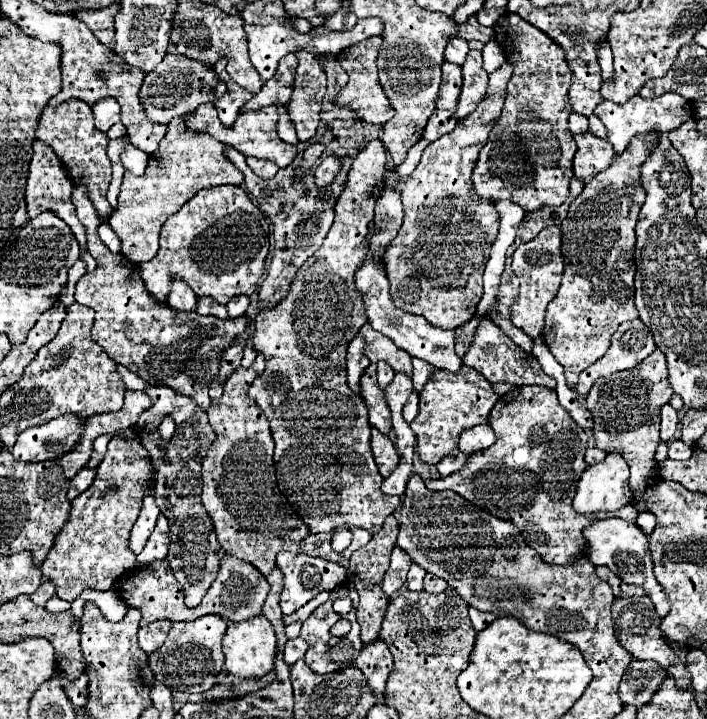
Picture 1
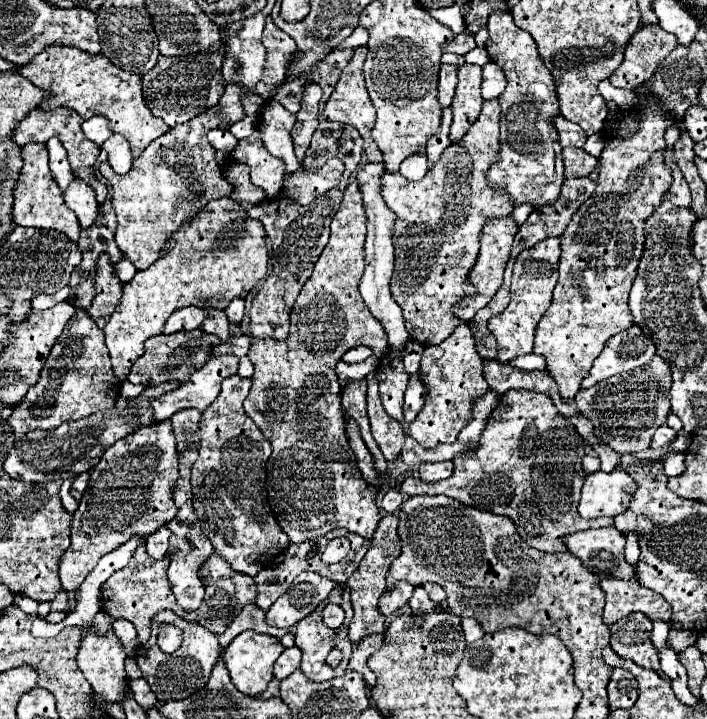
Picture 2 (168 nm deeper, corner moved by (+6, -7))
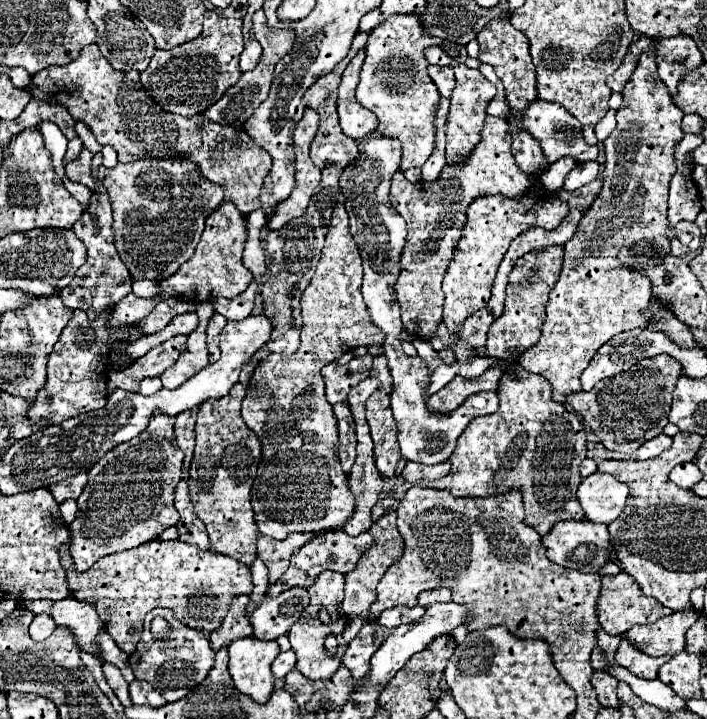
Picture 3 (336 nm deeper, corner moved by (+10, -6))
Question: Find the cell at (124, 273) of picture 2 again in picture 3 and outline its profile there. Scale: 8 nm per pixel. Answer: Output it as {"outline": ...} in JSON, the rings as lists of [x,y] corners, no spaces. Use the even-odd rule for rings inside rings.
{"outline":[[[132,280],[132,292],[142,298],[152,298],[160,294],[160,288],[152,280]]]}

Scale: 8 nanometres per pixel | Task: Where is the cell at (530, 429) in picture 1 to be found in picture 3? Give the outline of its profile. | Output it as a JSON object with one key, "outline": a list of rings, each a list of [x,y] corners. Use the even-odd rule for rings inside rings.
{"outline":[[[516,366],[500,378],[498,398],[500,406],[494,414],[474,418],[460,434],[456,450],[450,456],[452,472],[442,480],[432,482],[432,488],[448,490],[458,498],[486,498],[518,490],[522,492],[526,510],[524,522],[532,526],[540,536],[546,536],[560,520],[582,520],[584,512],[576,500],[576,488],[582,482],[578,468],[580,462],[586,458],[584,422],[572,410],[552,400],[552,386],[546,378],[526,372],[522,366]]]}

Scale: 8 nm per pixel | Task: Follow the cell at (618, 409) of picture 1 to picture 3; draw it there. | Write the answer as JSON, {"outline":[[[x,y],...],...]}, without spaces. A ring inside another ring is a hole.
{"outline":[[[660,354],[656,358],[640,360],[636,368],[630,368],[620,376],[600,380],[600,384],[596,384],[590,392],[580,390],[570,394],[566,402],[594,430],[598,442],[602,442],[604,448],[632,454],[646,440],[662,434],[664,426],[668,424],[672,392],[680,374],[680,362],[668,354]]]}

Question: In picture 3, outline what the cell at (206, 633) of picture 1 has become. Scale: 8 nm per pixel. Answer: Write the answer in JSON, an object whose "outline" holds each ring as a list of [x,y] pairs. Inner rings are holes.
{"outline":[[[156,608],[152,610],[146,620],[144,620],[144,632],[142,638],[138,642],[136,652],[130,656],[130,666],[134,670],[134,676],[138,680],[146,680],[148,684],[152,684],[168,702],[180,700],[184,698],[194,686],[198,686],[206,674],[210,672],[210,668],[214,666],[214,650],[210,646],[210,640],[204,632],[188,628],[186,624],[182,624],[180,620],[176,620],[172,610],[166,608]],[[154,616],[164,616],[172,628],[172,640],[168,644],[156,642],[150,634],[150,622]]]}

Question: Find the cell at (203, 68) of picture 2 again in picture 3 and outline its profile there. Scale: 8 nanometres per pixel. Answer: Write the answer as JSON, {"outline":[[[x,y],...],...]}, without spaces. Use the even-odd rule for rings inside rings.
{"outline":[[[216,12],[204,14],[204,34],[172,50],[156,50],[148,68],[140,72],[140,82],[148,96],[170,114],[196,116],[218,102],[222,94],[242,76],[238,58],[242,54],[242,20],[222,18]]]}

